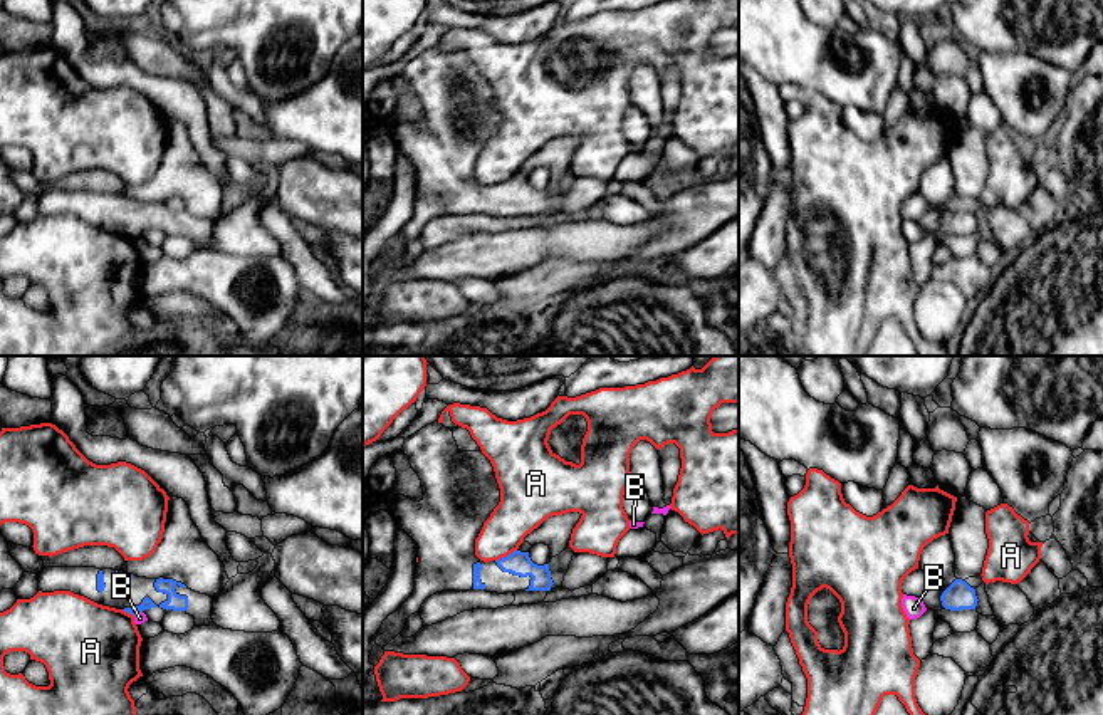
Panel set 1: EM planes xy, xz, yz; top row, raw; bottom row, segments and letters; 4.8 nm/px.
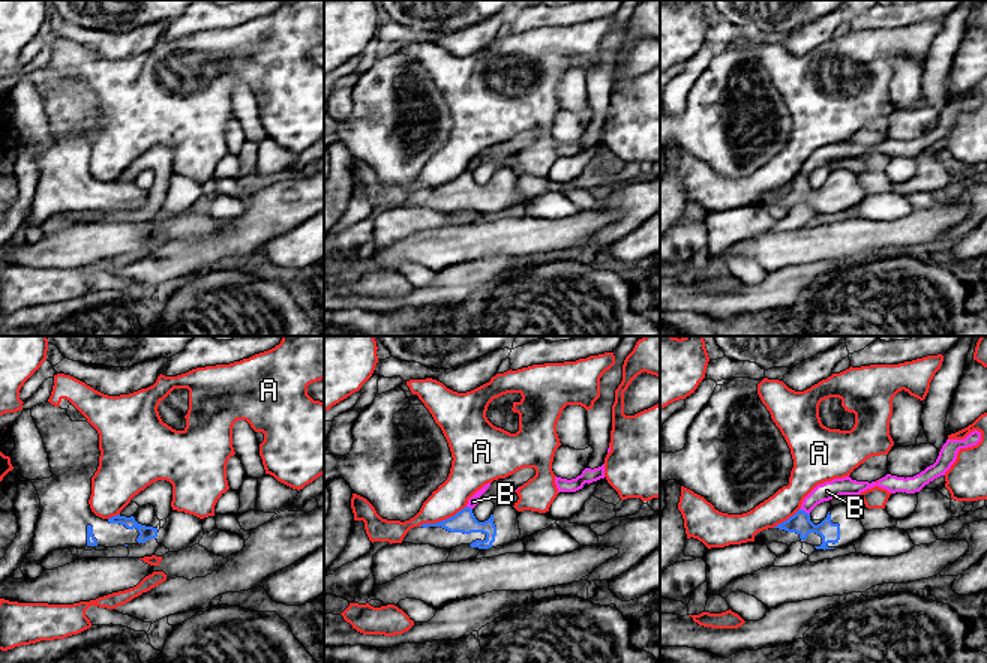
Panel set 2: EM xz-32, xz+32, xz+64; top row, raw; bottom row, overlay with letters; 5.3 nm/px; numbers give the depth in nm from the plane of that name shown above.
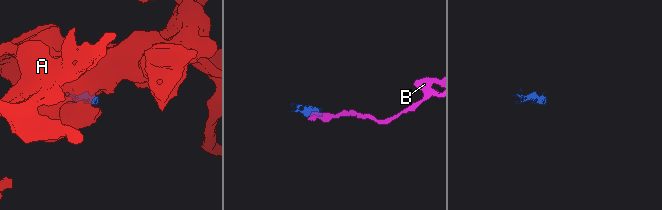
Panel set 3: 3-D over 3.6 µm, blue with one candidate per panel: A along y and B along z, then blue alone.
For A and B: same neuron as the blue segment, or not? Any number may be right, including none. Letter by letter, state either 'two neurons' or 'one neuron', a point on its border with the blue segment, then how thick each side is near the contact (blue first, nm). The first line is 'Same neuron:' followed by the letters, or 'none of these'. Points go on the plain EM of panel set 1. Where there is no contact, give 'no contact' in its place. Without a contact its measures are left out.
Same neuron: none of these
A: two neurons | xz (507, 180) | 120/240 nm
B: two neurons | xy (138, 237) | 50/50 nm

